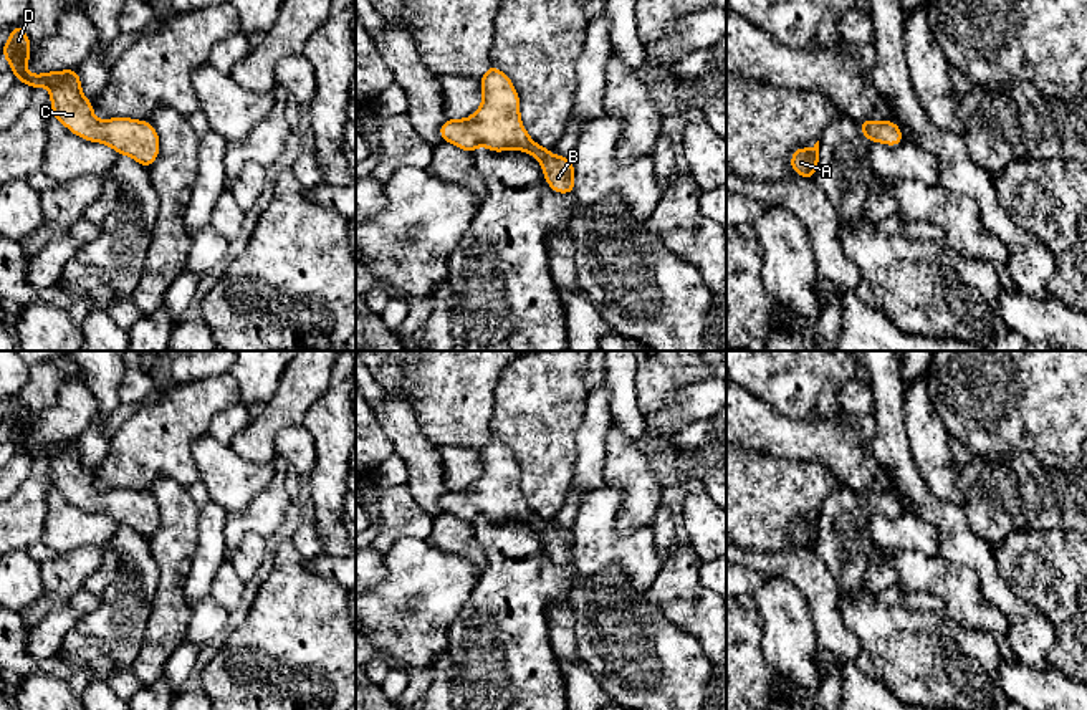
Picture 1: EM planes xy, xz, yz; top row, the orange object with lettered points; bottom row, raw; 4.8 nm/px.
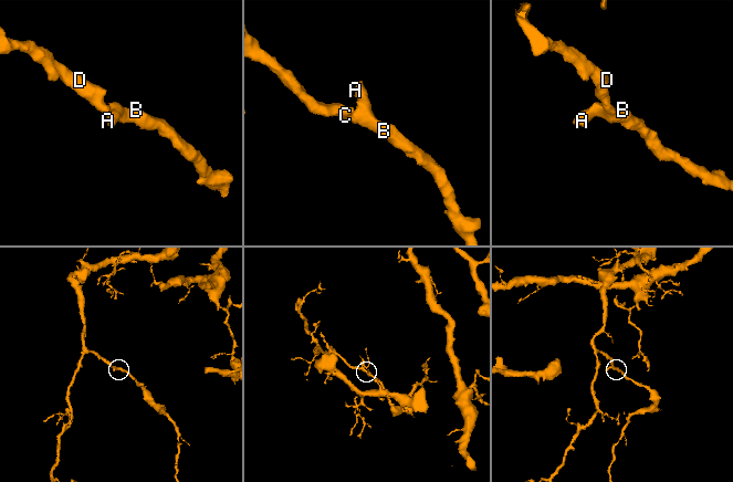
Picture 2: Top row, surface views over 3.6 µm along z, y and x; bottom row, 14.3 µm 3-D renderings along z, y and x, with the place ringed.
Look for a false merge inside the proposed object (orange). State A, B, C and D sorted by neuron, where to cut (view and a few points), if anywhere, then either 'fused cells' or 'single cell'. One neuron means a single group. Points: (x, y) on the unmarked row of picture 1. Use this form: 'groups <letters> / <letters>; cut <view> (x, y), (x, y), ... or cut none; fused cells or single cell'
groups A B C D; cut none; single cell

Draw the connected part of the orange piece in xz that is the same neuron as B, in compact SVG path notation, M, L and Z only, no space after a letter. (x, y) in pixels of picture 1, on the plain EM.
M488 435L480 449L483 473L468 490L447 490L438 503L445 513L475 523L481 515L493 523L520 520L541 531L548 556L558 564L574 564L574 536L531 511L520 488L520 467L511 450Z

